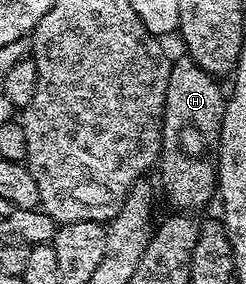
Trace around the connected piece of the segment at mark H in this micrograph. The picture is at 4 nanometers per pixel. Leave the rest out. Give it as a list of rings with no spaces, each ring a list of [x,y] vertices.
[[[189,57],[175,58],[170,65],[168,73],[168,93],[164,101],[164,117],[162,118],[162,153],[160,156],[160,168],[162,167],[162,187],[166,190],[166,195],[175,203],[175,208],[181,209],[186,213],[197,212],[197,207],[202,207],[210,198],[215,198],[216,188],[218,186],[218,165],[216,162],[216,148],[220,141],[220,133],[222,132],[222,122],[224,121],[224,109],[226,108],[227,96],[222,95],[222,87],[215,76],[208,74],[204,69],[200,69],[200,65],[196,65],[196,61],[192,61]]]

